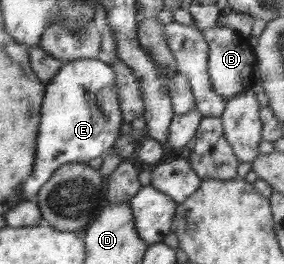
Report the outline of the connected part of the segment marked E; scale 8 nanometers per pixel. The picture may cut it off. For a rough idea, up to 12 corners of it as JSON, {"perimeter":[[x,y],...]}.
{"perimeter":[[63,64],[43,96],[38,155],[23,201],[64,165],[115,146],[115,69]]}

